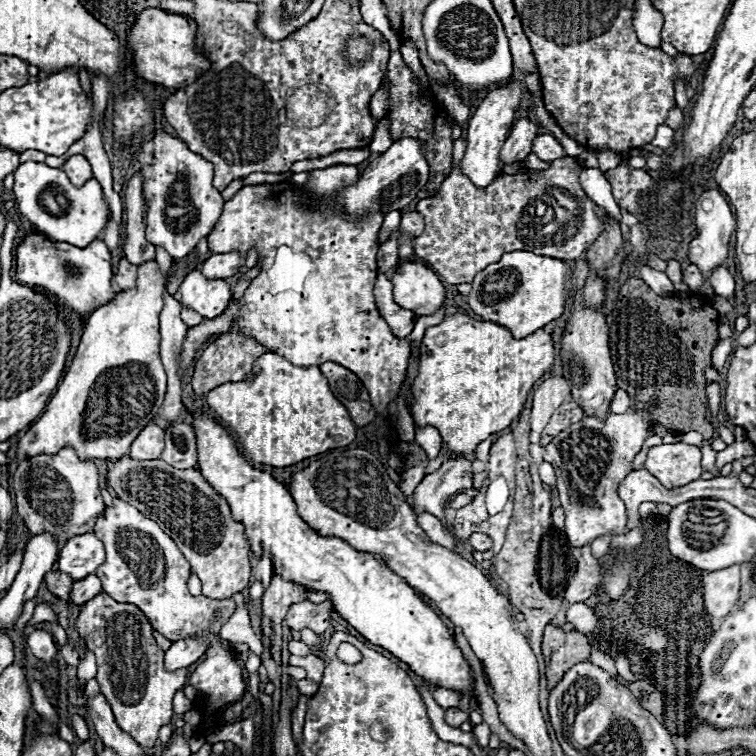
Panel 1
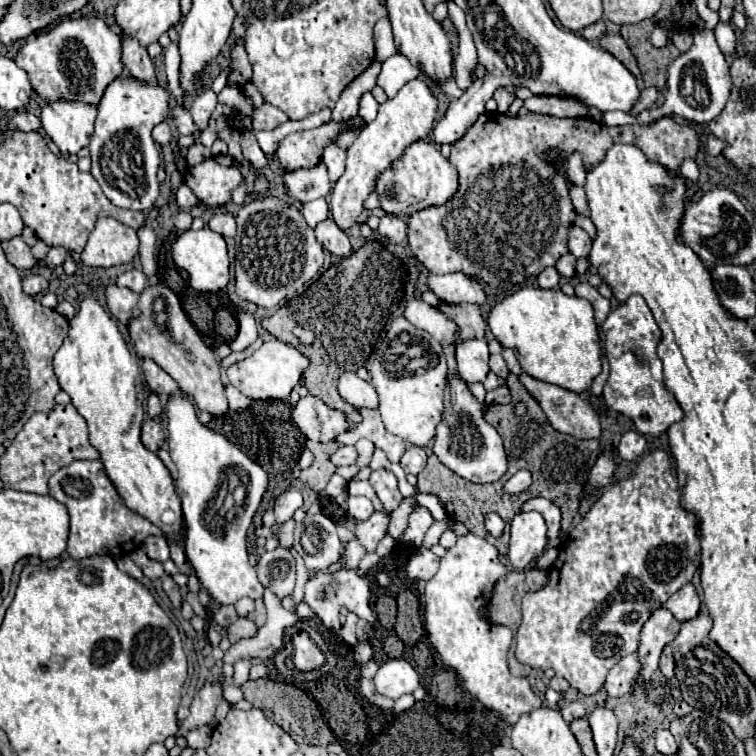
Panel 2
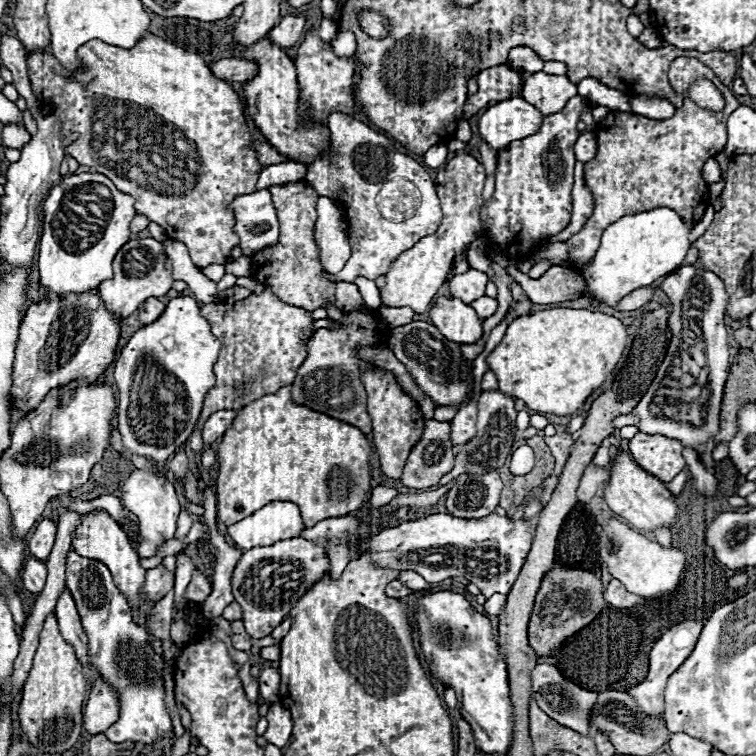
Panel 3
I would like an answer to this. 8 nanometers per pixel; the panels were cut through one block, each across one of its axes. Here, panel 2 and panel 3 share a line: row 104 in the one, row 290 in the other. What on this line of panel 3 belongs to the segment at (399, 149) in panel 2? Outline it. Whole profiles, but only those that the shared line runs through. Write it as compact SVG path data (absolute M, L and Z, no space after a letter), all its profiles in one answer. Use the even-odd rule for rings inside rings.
M458 154L452 160L448 160L446 168L440 168L434 184L436 184L438 198L442 202L442 212L444 212L442 224L436 234L424 236L420 242L416 242L416 246L412 246L410 250L404 250L394 260L390 270L384 274L386 284L380 290L382 306L390 306L390 308L408 306L416 314L424 314L430 310L430 302L436 296L438 288L446 282L454 256L464 252L468 244L472 244L482 230L480 206L482 206L484 180L486 180L484 166L468 154Z

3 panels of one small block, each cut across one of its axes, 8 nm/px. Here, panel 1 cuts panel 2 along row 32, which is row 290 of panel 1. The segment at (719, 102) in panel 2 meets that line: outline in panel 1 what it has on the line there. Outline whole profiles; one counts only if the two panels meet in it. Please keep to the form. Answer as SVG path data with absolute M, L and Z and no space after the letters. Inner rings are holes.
M708 190L704 192L698 202L696 202L696 228L698 228L698 236L688 244L688 260L700 268L702 276L704 276L704 282L702 286L696 290L700 294L706 294L706 296L714 296L714 290L712 290L712 284L710 284L710 274L724 266L726 264L726 258L728 258L728 242L730 242L730 236L736 228L736 220L730 212L730 206L728 202L724 200L724 196L716 190Z

